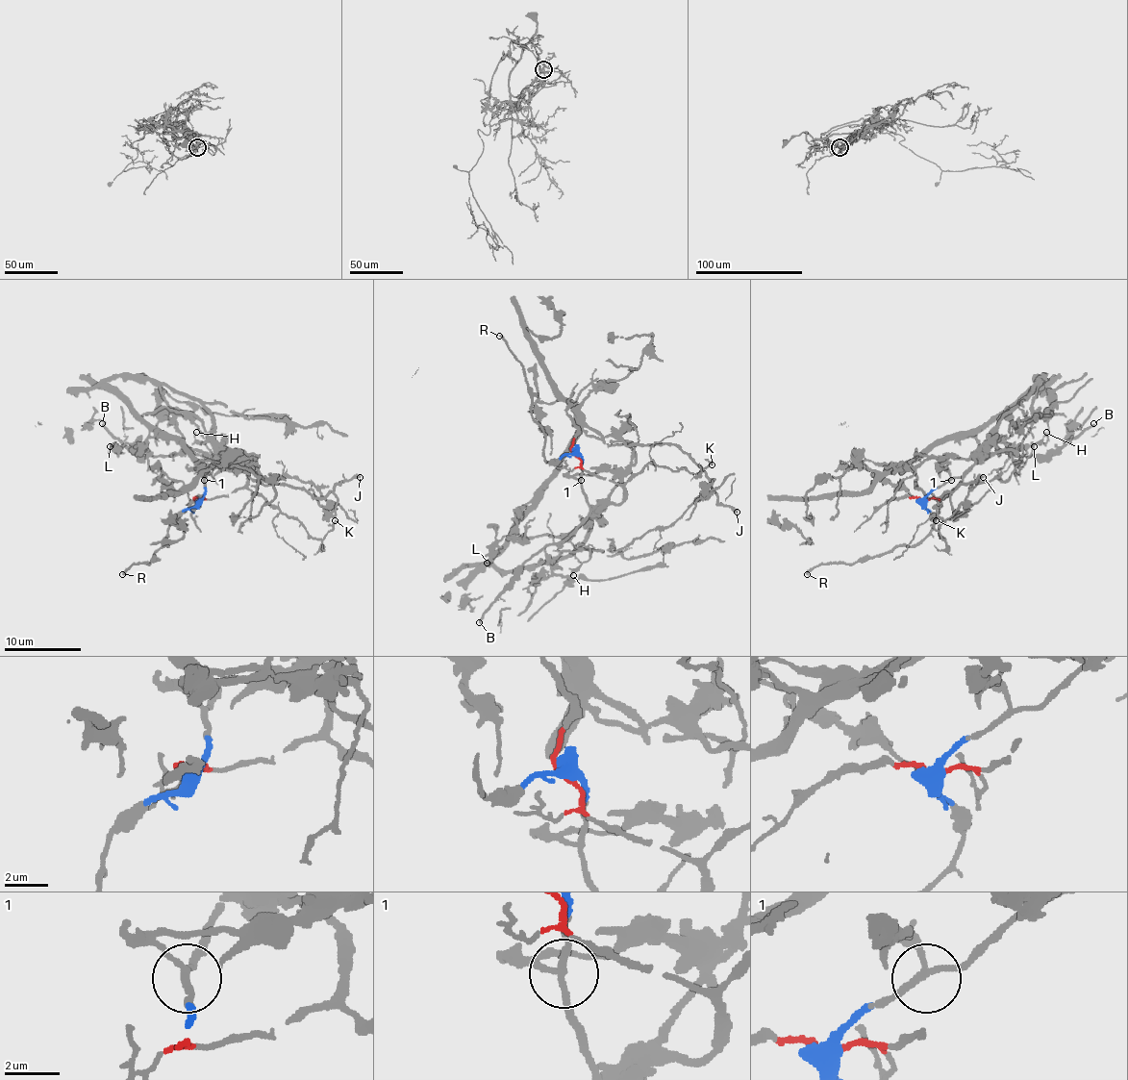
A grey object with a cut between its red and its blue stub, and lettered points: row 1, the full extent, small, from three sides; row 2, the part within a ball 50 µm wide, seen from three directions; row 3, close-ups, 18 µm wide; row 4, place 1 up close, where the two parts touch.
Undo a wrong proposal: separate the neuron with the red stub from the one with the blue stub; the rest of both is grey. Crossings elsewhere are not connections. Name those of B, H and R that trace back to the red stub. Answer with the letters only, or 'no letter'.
H

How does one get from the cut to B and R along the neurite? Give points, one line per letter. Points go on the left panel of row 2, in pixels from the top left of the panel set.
B: (196, 501), (204, 493), (204, 478), (212, 463), (210, 457), (190, 451), (137, 455), (102, 424)
R: (196, 501), (173, 522), (167, 532), (167, 545), (154, 553), (148, 563), (135, 563), (123, 574)

